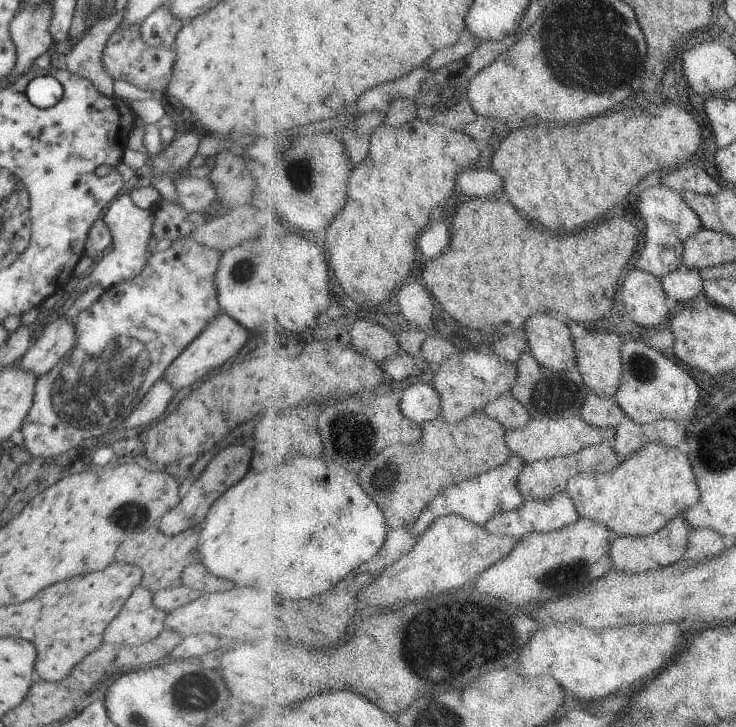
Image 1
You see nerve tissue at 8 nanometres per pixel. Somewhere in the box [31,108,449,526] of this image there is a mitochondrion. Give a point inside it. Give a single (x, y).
(93, 388)

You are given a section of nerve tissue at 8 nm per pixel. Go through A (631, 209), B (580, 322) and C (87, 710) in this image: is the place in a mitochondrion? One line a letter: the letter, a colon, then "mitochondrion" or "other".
A: other
B: other
C: other

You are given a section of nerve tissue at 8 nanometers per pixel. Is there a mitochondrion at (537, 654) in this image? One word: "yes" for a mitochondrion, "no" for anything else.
no

